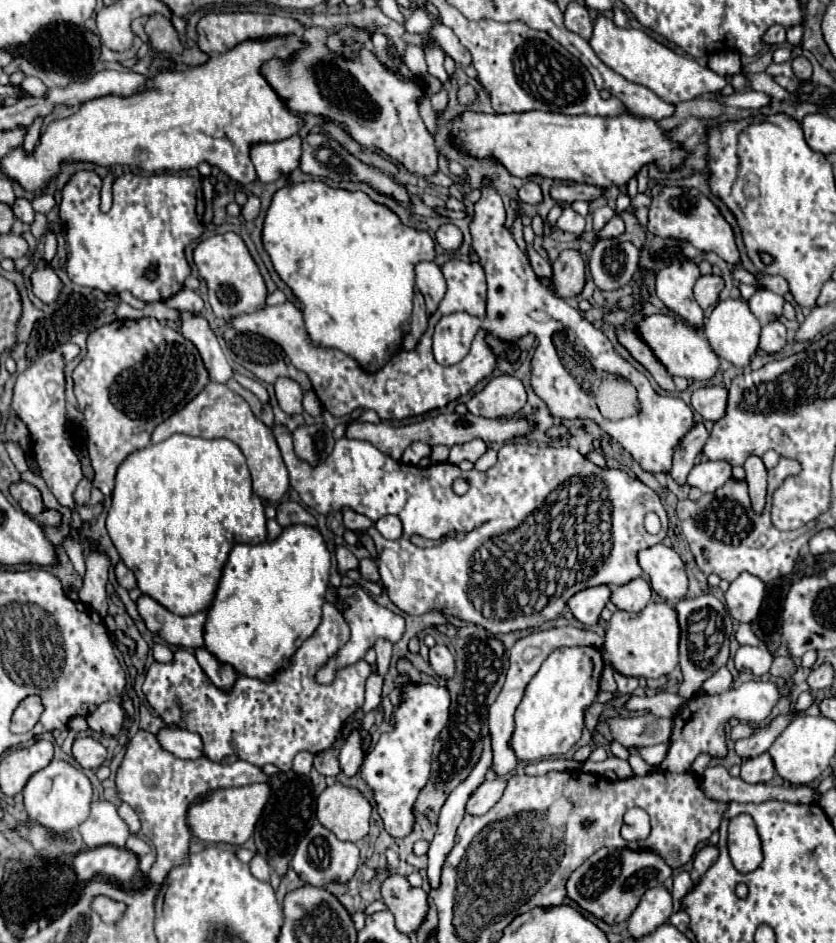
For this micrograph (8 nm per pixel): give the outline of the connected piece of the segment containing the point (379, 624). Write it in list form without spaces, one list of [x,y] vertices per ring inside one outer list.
[[[341,587],[341,589],[339,589],[339,597],[349,603],[349,609],[347,609],[343,615],[345,615],[349,627],[351,627],[351,639],[347,641],[347,645],[339,651],[339,655],[337,655],[335,659],[329,659],[327,665],[319,669],[319,673],[317,673],[317,683],[331,683],[333,673],[335,673],[339,667],[363,659],[363,657],[365,657],[365,651],[367,651],[369,647],[373,647],[373,643],[375,643],[377,639],[385,637],[385,639],[389,639],[391,643],[395,643],[395,641],[401,639],[401,635],[403,635],[403,631],[405,631],[405,621],[403,621],[401,615],[395,615],[395,613],[391,613],[389,609],[379,607],[377,603],[373,603],[373,601],[367,597],[367,593],[363,593],[359,587]]]

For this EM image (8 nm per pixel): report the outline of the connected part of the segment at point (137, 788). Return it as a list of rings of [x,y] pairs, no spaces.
[[[139,729],[127,743],[125,757],[115,775],[115,785],[117,797],[133,807],[133,811],[141,819],[143,833],[155,845],[157,859],[149,871],[151,881],[163,883],[173,867],[189,863],[189,845],[193,833],[187,823],[187,809],[193,803],[205,799],[211,791],[217,789],[243,787],[265,781],[267,775],[263,773],[263,769],[247,761],[237,761],[237,767],[223,767],[221,763],[211,763],[205,757],[199,757],[195,761],[177,759],[171,753],[163,751],[157,739],[149,735],[149,731]]]

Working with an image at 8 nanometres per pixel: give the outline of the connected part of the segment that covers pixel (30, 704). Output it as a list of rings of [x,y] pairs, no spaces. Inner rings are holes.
[[[27,697],[13,713],[11,731],[13,733],[31,731],[31,727],[35,727],[35,723],[39,721],[41,711],[43,711],[43,707],[39,707],[39,697]]]

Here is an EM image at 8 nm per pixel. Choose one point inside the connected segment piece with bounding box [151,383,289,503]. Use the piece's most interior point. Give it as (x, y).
(216, 412)

